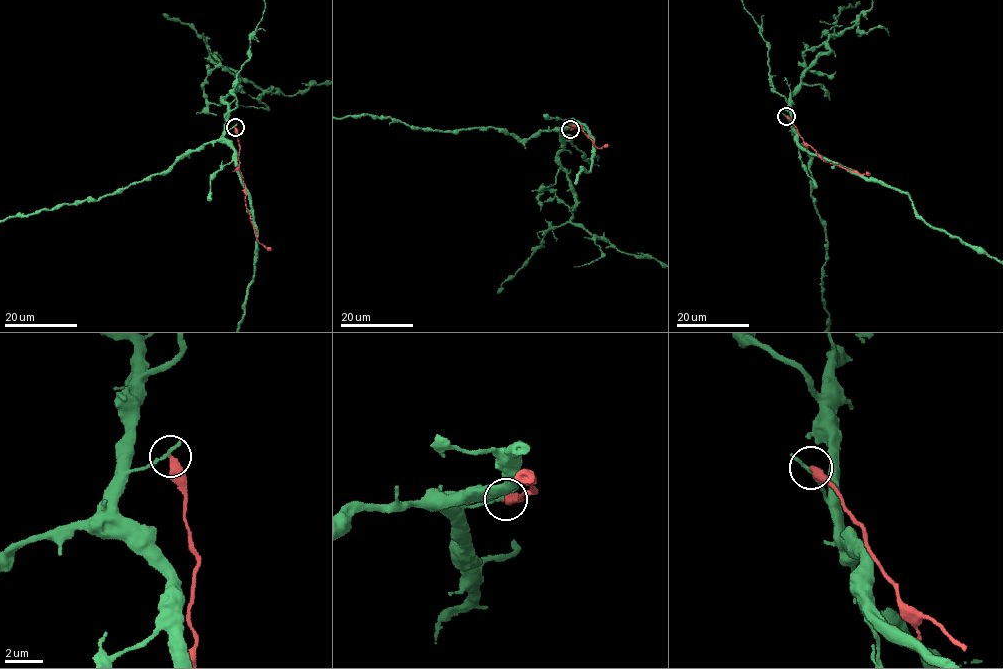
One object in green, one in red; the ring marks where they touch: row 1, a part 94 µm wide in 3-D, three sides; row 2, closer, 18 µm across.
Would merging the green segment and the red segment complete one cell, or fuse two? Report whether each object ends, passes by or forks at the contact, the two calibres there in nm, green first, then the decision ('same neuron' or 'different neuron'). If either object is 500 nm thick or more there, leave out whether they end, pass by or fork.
green ends; red ends; calibres 190 and 400 nm; different neuron

